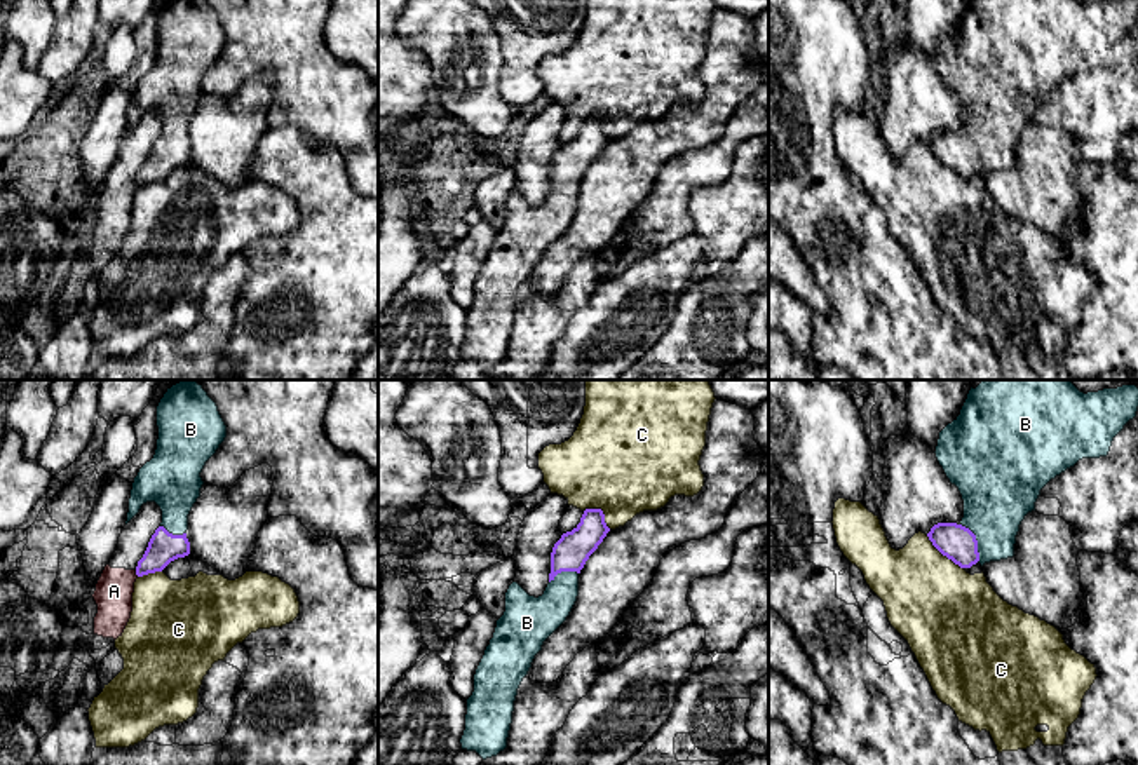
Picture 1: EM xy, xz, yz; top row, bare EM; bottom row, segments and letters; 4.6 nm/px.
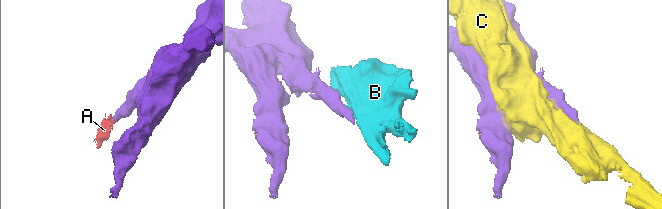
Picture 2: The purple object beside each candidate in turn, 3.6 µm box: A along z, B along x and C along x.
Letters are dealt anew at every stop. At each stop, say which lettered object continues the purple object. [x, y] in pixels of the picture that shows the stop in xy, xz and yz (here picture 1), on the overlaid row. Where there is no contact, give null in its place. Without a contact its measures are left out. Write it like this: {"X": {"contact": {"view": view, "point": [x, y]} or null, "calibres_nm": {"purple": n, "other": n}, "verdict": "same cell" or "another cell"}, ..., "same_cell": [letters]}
{"A": {"contact": {"view": "xy", "point": [136, 574]}, "calibres_nm": {"purple": 140, "other": 180}, "verdict": "another cell"}, "B": {"contact": {"view": "yz", "point": [976, 542]}, "calibres_nm": {"purple": 160, "other": 320}, "verdict": "another cell"}, "C": {"contact": {"view": "yz", "point": [943, 555]}, "calibres_nm": {"purple": 160, "other": 420}, "verdict": "another cell"}, "same_cell": []}

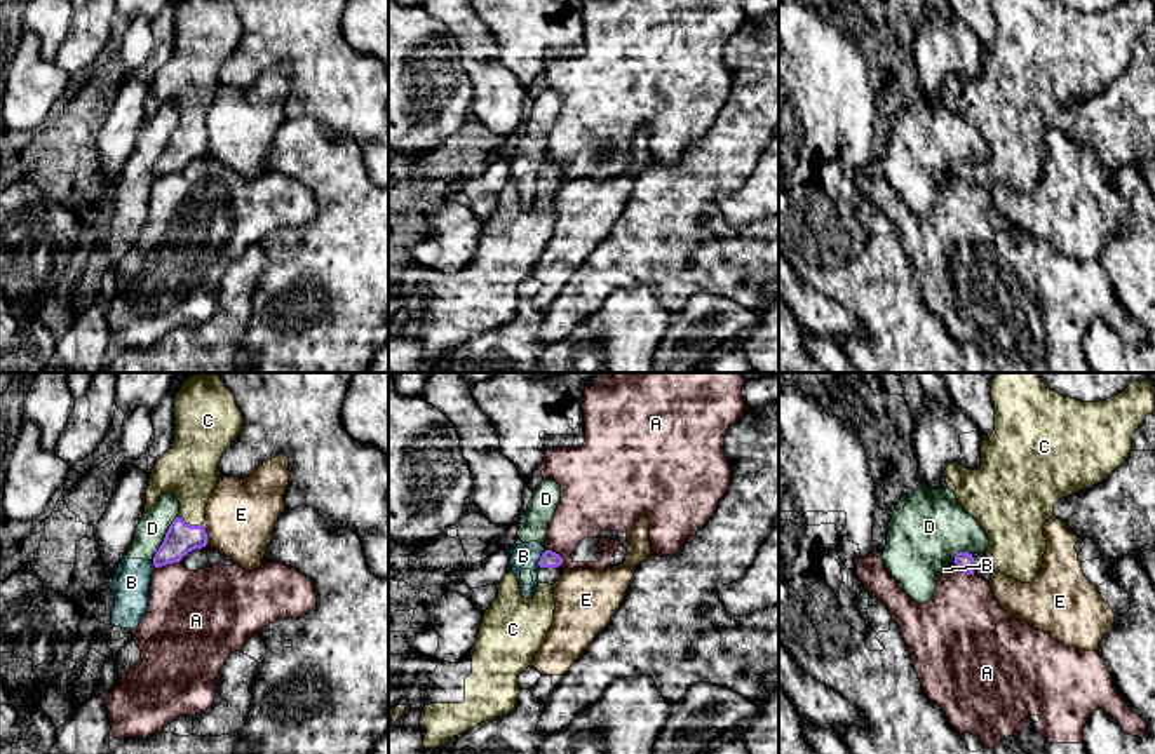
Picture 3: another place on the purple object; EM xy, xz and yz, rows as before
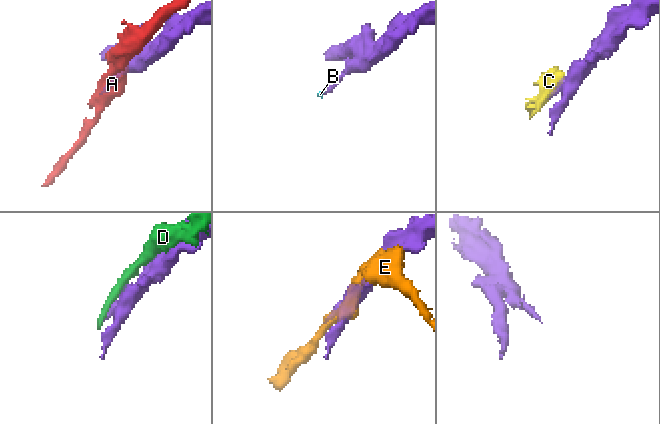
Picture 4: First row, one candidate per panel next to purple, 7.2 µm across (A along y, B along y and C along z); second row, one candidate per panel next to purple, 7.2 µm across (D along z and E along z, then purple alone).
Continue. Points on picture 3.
{"A": {"contact": {"view": "xz", "point": [556, 554]}, "calibres_nm": {"purple": 80, "other": 260}, "verdict": "another cell"}, "B": {"contact": {"view": "xz", "point": [540, 559]}, "calibres_nm": {"purple": 80, "other": 130}, "verdict": "another cell"}, "C": {"contact": {"view": "xy", "point": [189, 525]}, "calibres_nm": {"purple": 140, "other": 260}, "verdict": "another cell"}, "D": {"contact": {"view": "xy", "point": [164, 538]}, "calibres_nm": {"purple": 140, "other": 140}, "verdict": "another cell"}, "E": {"contact": {"view": "xy", "point": [206, 535]}, "calibres_nm": {"purple": 140, "other": 320}, "verdict": "another cell"}, "same_cell": []}

